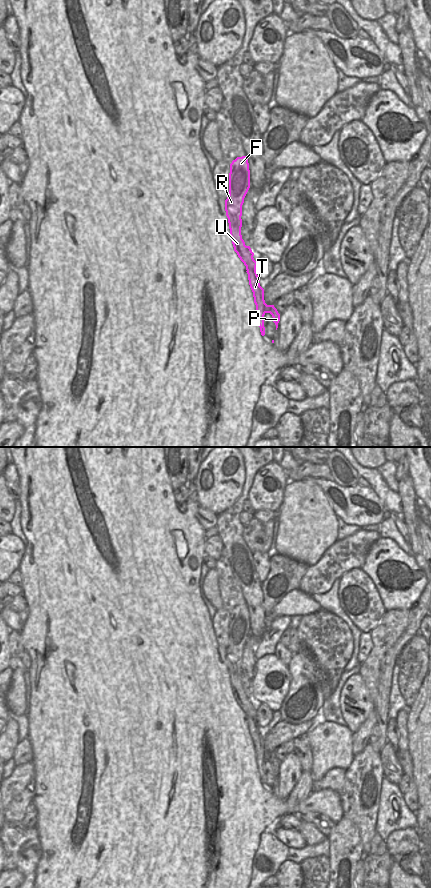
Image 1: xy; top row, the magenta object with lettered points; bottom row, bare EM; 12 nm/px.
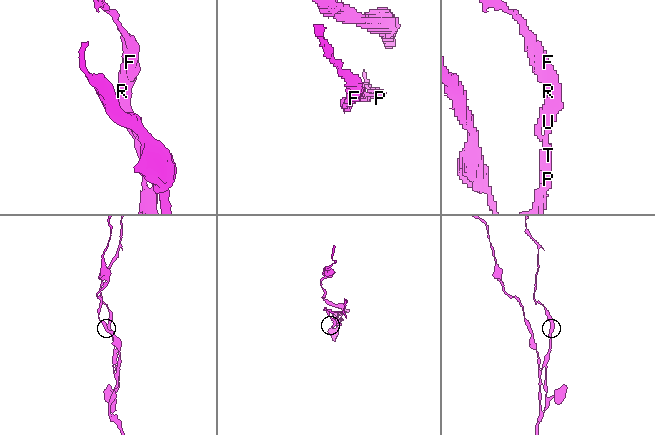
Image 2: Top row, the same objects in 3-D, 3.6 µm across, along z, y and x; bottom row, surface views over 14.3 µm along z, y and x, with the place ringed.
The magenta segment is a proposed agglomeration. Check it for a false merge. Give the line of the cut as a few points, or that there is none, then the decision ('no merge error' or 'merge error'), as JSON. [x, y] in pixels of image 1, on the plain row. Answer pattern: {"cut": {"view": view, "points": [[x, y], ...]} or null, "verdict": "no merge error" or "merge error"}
{"cut": {"view": "xy", "points": [[247, 717], [253, 719], [253, 723], [258, 729]]}, "verdict": "merge error"}

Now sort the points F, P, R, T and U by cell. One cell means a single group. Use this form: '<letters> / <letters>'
F P R U / T

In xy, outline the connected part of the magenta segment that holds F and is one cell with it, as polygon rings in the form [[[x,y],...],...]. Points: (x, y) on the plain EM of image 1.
[[[247,604],[237,605],[230,612],[229,643],[225,648],[225,659],[228,666],[230,684],[234,699],[246,714],[246,718],[253,718],[254,724],[260,729],[254,708],[254,701],[250,694],[246,694],[241,683],[242,653],[250,636],[250,618]]]

